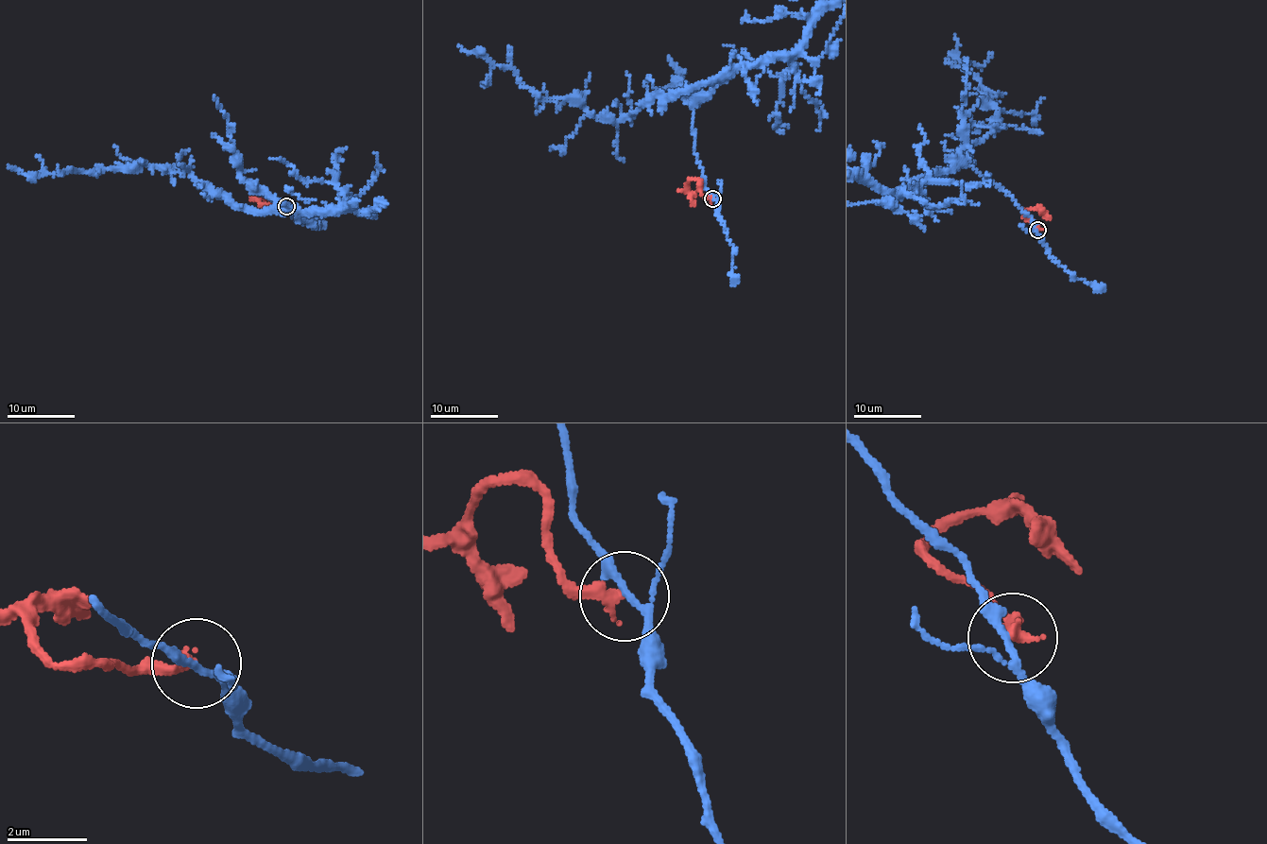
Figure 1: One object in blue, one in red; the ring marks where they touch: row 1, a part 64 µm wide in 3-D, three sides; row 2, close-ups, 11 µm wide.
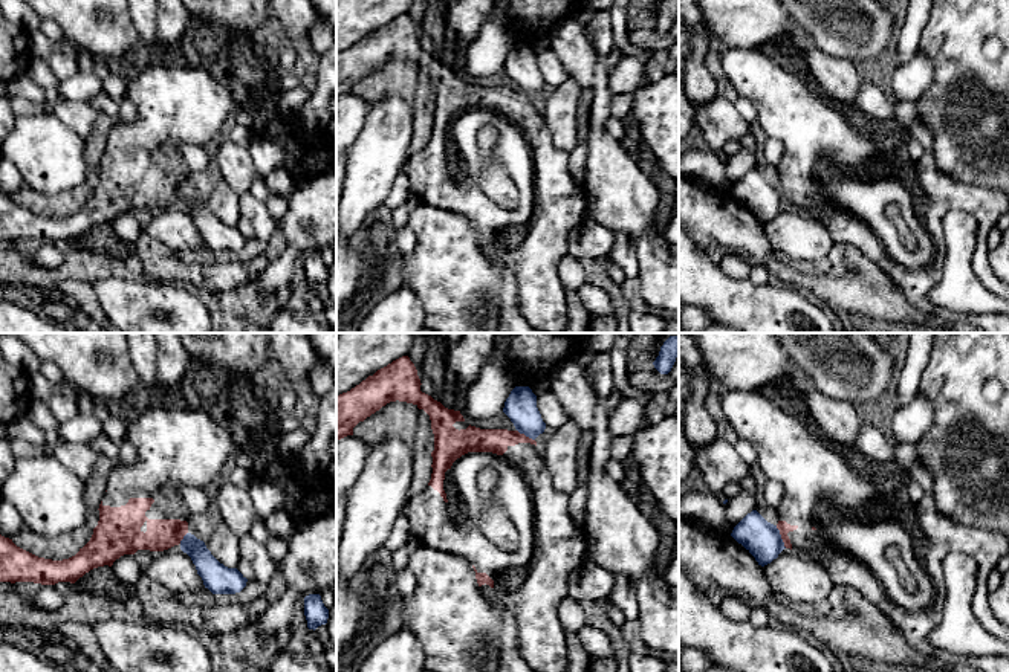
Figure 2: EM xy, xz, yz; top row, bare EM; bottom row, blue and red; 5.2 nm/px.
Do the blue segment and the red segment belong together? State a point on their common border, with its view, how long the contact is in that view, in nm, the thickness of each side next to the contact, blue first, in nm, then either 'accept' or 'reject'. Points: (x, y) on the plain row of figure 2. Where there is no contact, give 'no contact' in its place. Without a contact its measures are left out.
yz (780, 194) | 130 nm | 190/60 nm | reject

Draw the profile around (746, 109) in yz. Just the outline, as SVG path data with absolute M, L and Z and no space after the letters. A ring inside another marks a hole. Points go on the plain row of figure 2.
M738 96L735 101L735 108L738 110L738 113L751 124L757 119L757 108L752 104L752 101L749 101L745 96Z

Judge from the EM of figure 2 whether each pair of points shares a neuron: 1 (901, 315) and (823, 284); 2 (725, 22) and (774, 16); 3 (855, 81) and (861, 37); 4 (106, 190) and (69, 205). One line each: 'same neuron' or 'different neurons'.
1: same neuron
2: same neuron
3: different neurons
4: different neurons

